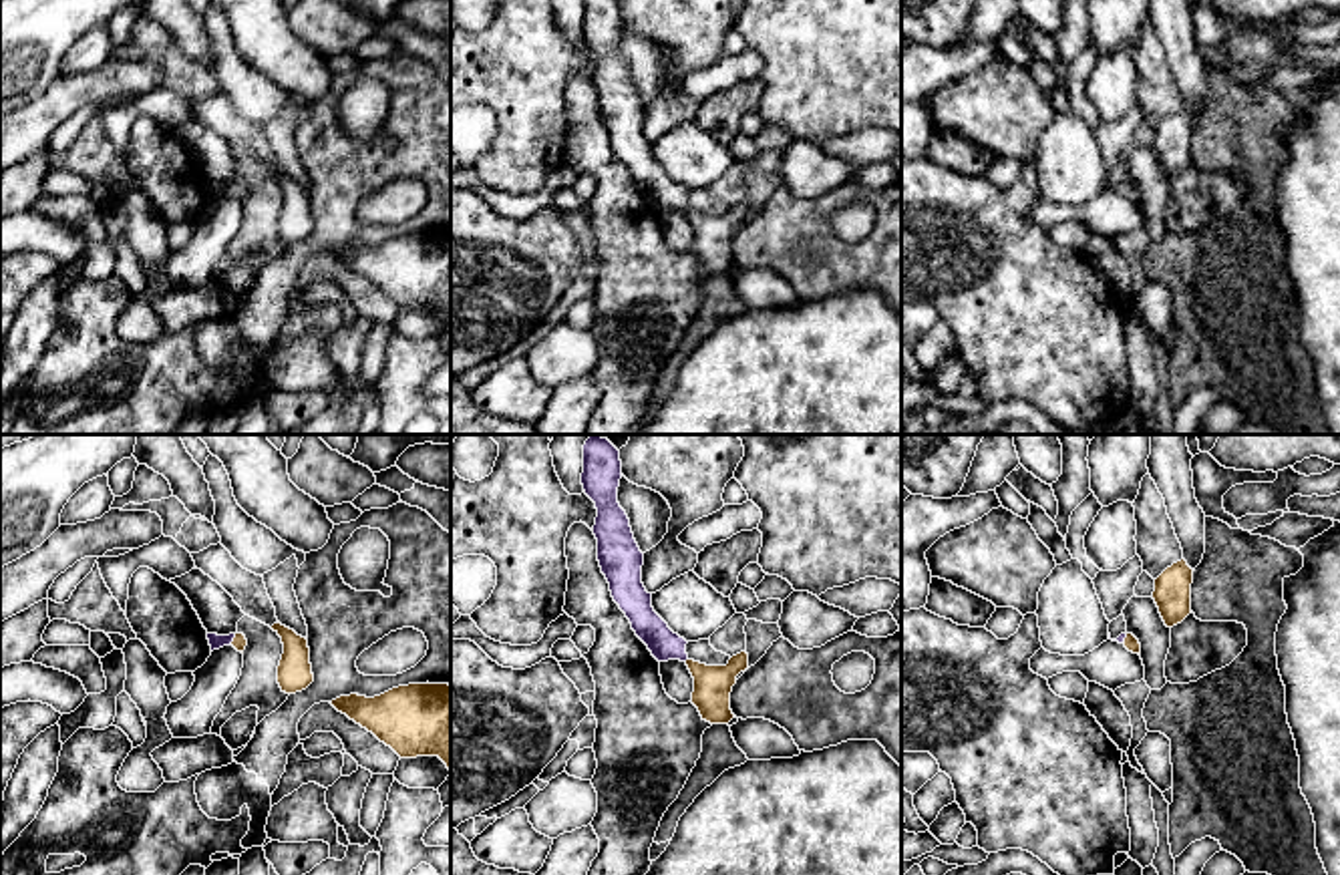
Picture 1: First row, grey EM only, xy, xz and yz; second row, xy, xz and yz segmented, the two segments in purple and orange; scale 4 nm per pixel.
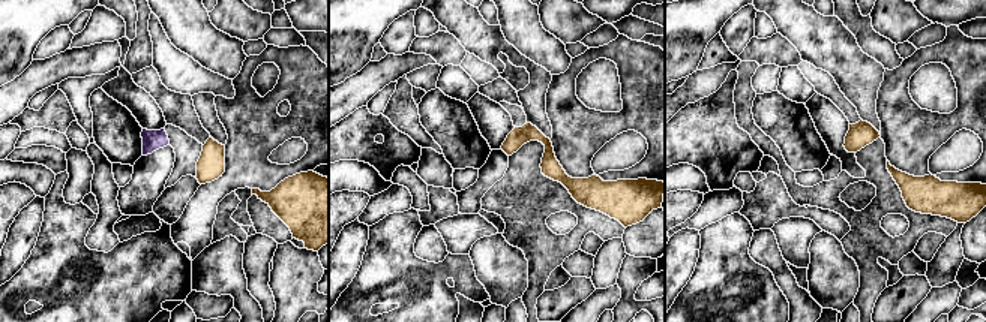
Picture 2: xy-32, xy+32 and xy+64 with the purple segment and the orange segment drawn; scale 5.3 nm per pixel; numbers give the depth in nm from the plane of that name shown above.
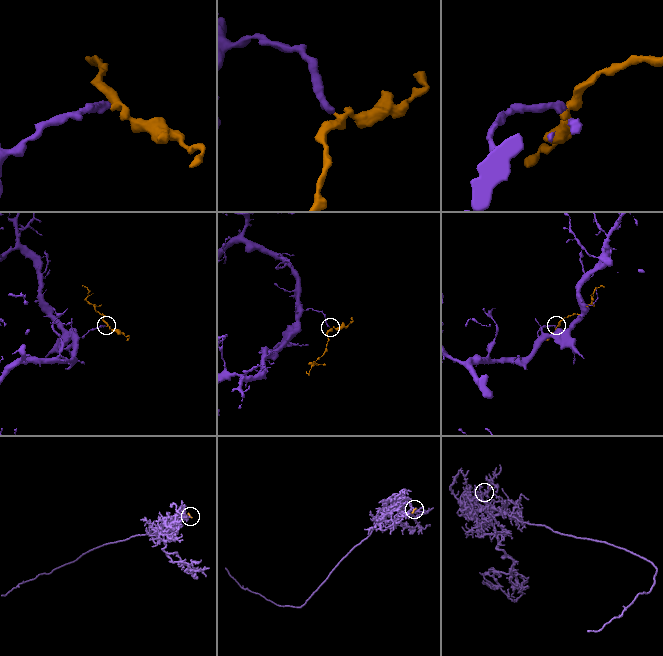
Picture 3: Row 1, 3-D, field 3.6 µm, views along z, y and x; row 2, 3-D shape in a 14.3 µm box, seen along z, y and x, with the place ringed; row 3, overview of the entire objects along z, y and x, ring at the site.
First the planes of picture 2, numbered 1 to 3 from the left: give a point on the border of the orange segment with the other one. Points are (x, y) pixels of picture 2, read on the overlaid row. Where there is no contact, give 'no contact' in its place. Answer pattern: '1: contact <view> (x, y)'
1: no contact
2: no contact
3: no contact

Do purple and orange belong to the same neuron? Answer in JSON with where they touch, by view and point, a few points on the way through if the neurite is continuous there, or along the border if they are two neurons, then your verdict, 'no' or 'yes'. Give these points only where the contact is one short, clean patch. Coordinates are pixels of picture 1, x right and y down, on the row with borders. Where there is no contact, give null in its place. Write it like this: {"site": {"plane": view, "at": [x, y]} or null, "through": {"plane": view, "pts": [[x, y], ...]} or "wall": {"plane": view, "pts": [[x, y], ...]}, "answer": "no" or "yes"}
{"site": {"plane": "xy", "at": [232, 640]}, "through": {"plane": "xy", "pts": [[216, 642], [232, 640], [240, 642]]}, "answer": "yes"}

